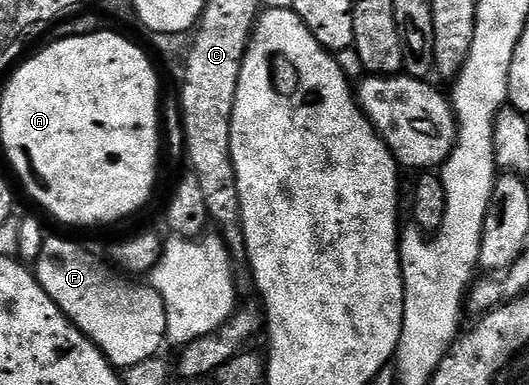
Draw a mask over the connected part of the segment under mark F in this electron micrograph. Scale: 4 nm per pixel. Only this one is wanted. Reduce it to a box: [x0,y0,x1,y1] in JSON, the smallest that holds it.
[32,235,167,367]

